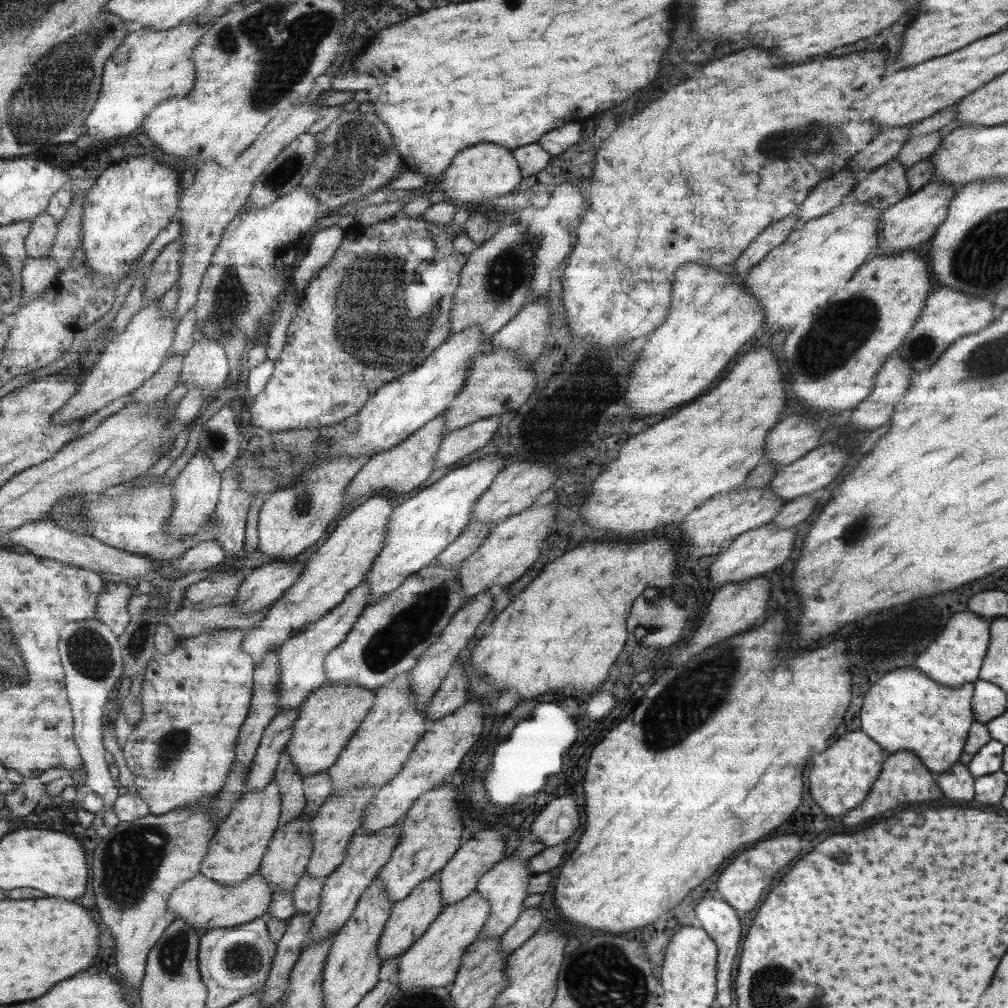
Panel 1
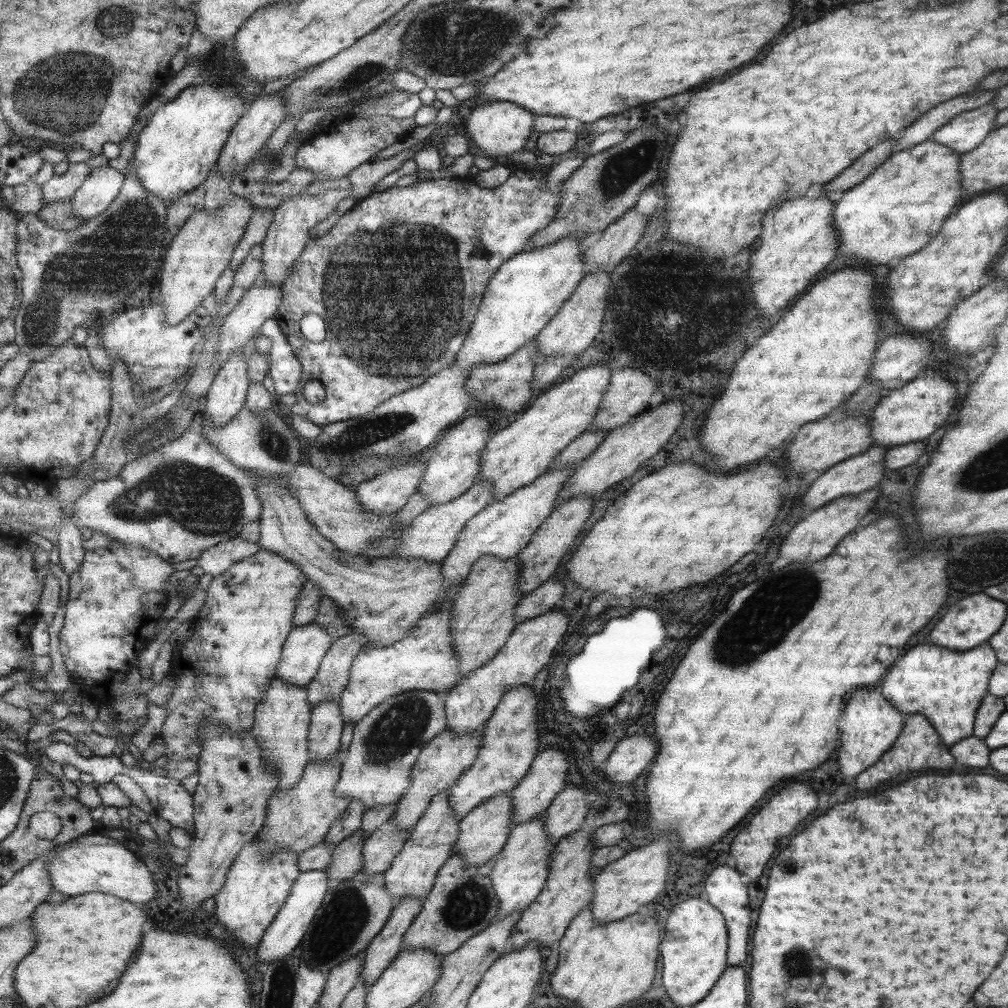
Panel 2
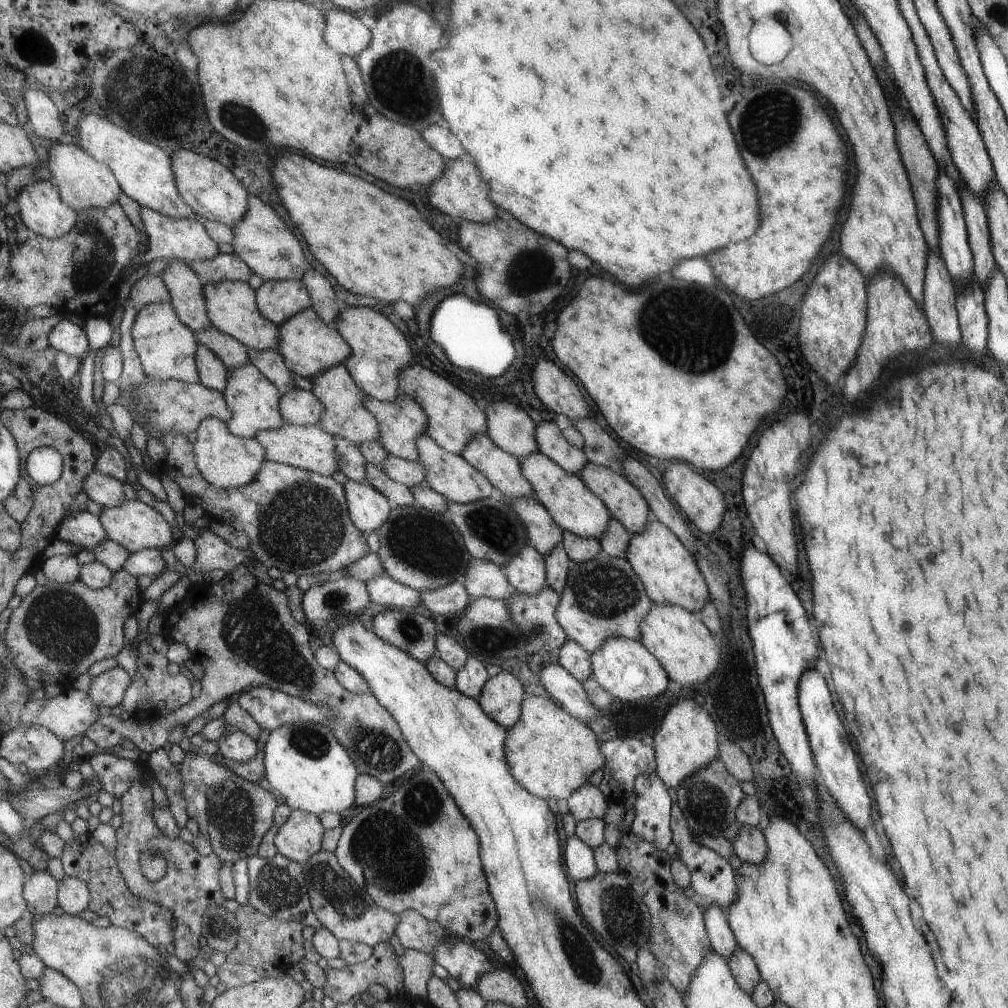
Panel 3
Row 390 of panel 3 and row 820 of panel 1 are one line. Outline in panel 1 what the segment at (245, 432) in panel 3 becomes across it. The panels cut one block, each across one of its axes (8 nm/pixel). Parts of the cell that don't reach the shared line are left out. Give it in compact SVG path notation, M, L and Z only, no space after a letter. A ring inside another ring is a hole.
M274 778L262 789L244 792L231 807L229 814L218 824L198 872L225 886L235 886L244 881L244 878L258 870L272 834L278 827L280 812L279 785Z

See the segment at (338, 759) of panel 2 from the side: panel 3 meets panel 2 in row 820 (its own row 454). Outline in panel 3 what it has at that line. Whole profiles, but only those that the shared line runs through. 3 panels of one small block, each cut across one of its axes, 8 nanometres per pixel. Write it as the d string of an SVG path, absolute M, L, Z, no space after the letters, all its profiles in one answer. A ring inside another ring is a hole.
M283 422L278 429L264 430L255 433L265 448L265 460L278 462L284 465L314 471L318 475L331 477L331 474L338 470L337 455L334 453L334 436L327 434L322 427L317 425L292 425Z

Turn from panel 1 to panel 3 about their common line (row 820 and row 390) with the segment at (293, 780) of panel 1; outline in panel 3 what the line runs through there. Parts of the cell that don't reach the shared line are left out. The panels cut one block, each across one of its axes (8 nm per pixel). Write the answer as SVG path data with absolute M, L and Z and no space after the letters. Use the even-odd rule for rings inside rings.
M249 349L249 362L261 372L271 384L279 391L279 394L285 394L294 386L293 374L285 366L282 356L275 349L255 350Z

